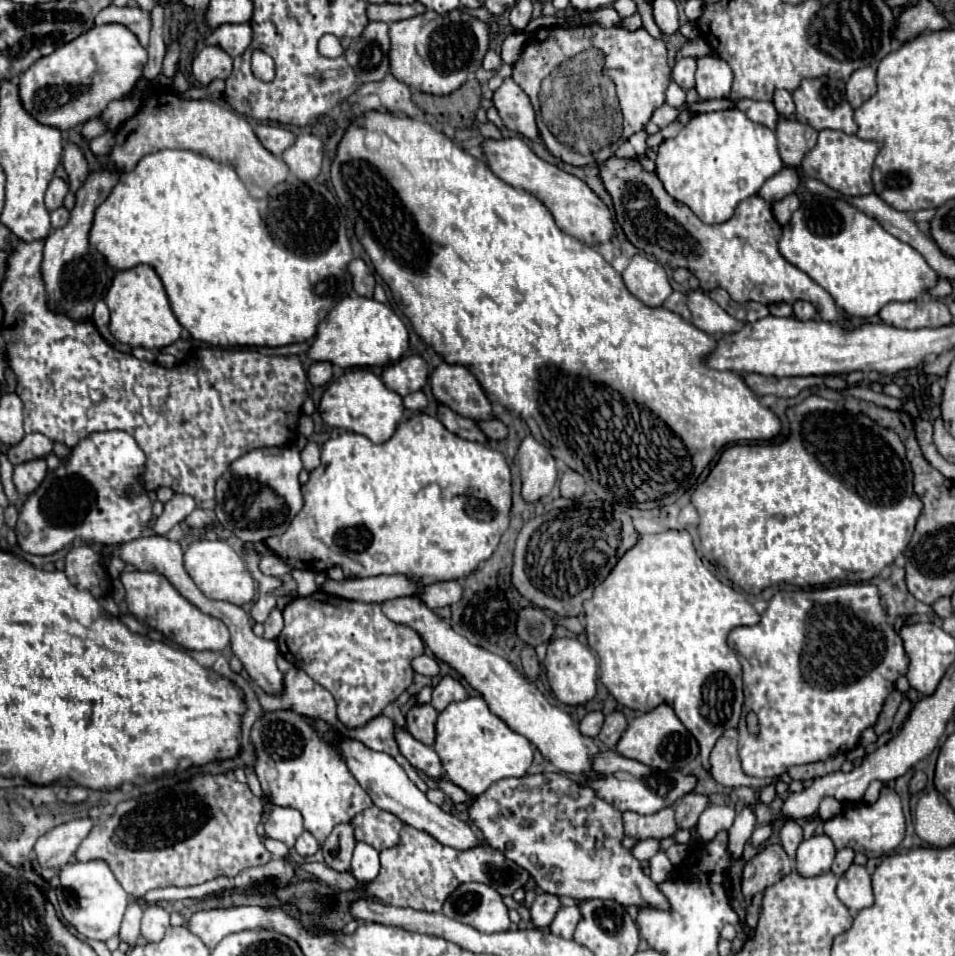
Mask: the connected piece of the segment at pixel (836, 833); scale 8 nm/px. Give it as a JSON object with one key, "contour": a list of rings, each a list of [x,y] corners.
{"contour":[[[883,787],[879,793],[879,799],[875,803],[845,801],[841,811],[833,819],[825,821],[823,831],[825,831],[825,835],[831,837],[831,841],[837,849],[851,847],[853,851],[865,853],[867,857],[881,857],[881,855],[893,851],[905,837],[905,817],[901,811],[899,795],[891,787]]]}

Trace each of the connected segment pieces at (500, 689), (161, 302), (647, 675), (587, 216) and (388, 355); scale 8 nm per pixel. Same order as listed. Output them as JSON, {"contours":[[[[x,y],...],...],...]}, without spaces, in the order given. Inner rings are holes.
{"contours":[[[[413,597],[389,599],[383,603],[383,613],[391,621],[397,621],[415,629],[421,635],[421,639],[427,641],[435,657],[439,657],[441,661],[457,669],[467,679],[467,683],[473,689],[477,689],[485,697],[485,701],[489,701],[489,707],[493,709],[493,713],[497,713],[513,731],[521,733],[531,743],[535,743],[537,749],[543,753],[543,757],[547,757],[559,771],[569,775],[593,777],[593,769],[589,769],[589,757],[593,757],[593,753],[599,753],[599,747],[595,745],[595,741],[591,737],[581,735],[579,727],[573,723],[569,714],[550,702],[507,659],[483,647],[477,647],[465,637],[457,635],[451,629],[451,625],[447,625],[441,617],[437,617],[431,609],[427,609],[419,599],[413,599]]],[[[137,265],[133,269],[119,271],[105,295],[105,303],[111,311],[109,331],[121,343],[143,349],[163,349],[175,343],[181,335],[181,325],[171,311],[163,283],[157,277],[155,269],[149,265]]],[[[665,531],[665,533],[657,533],[657,535],[641,535],[639,541],[617,561],[617,565],[611,569],[611,573],[607,575],[607,579],[597,585],[593,589],[593,597],[589,601],[585,601],[585,633],[587,633],[587,643],[591,649],[595,649],[597,657],[599,657],[599,679],[601,683],[609,689],[609,693],[625,707],[633,709],[633,711],[641,711],[647,713],[649,709],[655,709],[661,703],[667,703],[673,707],[675,715],[679,717],[679,721],[697,737],[699,745],[701,745],[701,763],[705,767],[705,771],[709,773],[709,753],[715,745],[715,741],[723,735],[725,729],[731,729],[737,725],[739,715],[741,715],[741,705],[743,705],[743,685],[741,685],[741,663],[737,659],[737,655],[729,649],[727,645],[727,635],[731,629],[739,627],[739,625],[755,625],[759,621],[759,613],[753,609],[753,605],[745,599],[745,595],[741,595],[739,591],[735,591],[733,587],[721,583],[699,559],[699,555],[695,553],[691,535],[687,531]]],[[[509,137],[509,139],[485,139],[481,143],[485,161],[489,165],[489,169],[501,177],[505,183],[513,185],[513,187],[521,187],[525,191],[529,191],[531,195],[535,195],[553,215],[557,227],[587,243],[605,243],[613,237],[615,229],[613,229],[613,221],[609,217],[609,209],[605,207],[605,203],[575,175],[565,173],[563,169],[539,159],[519,137]]],[[[349,295],[341,299],[335,309],[317,327],[315,341],[311,343],[309,357],[313,361],[331,361],[343,369],[349,367],[385,367],[403,357],[409,349],[409,333],[397,313],[375,301],[373,297]]]]}

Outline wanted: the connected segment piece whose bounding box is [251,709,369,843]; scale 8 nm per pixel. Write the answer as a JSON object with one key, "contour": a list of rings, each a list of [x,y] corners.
{"contour":[[[289,709],[265,711],[251,727],[251,743],[257,753],[253,769],[263,793],[273,801],[273,805],[301,811],[305,829],[313,833],[319,843],[325,841],[337,823],[345,823],[355,813],[369,807],[369,795],[347,769],[337,745],[317,735],[311,717]]]}

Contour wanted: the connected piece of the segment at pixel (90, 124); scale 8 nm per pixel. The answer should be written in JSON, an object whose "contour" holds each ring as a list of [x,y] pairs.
{"contour":[[[99,117],[87,121],[87,123],[83,125],[83,129],[81,129],[81,135],[83,135],[85,139],[95,139],[95,137],[99,137],[101,133],[105,133],[105,127],[99,123]]]}

